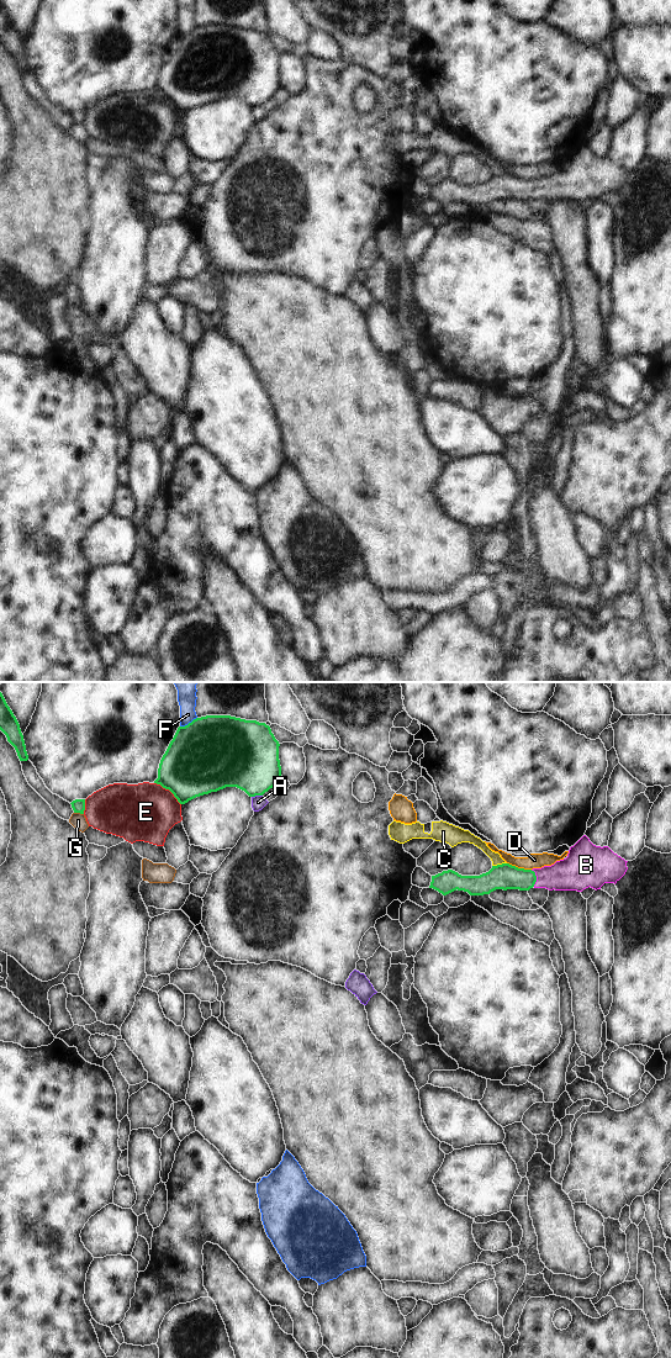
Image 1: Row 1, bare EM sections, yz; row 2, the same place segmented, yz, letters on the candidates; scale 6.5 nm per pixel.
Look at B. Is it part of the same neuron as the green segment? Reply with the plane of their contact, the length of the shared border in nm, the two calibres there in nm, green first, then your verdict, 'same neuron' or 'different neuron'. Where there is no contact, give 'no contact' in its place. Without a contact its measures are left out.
contact in yz; length 110 nm; calibres 170 and 220 nm; same neuron

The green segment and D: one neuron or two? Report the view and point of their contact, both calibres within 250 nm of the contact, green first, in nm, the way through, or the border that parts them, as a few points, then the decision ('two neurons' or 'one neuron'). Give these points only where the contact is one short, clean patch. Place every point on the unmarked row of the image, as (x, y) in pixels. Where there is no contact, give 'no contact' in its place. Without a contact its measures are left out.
yz (519, 178) | 170/100 nm | along yz (507, 172), (531, 179) | two neurons

